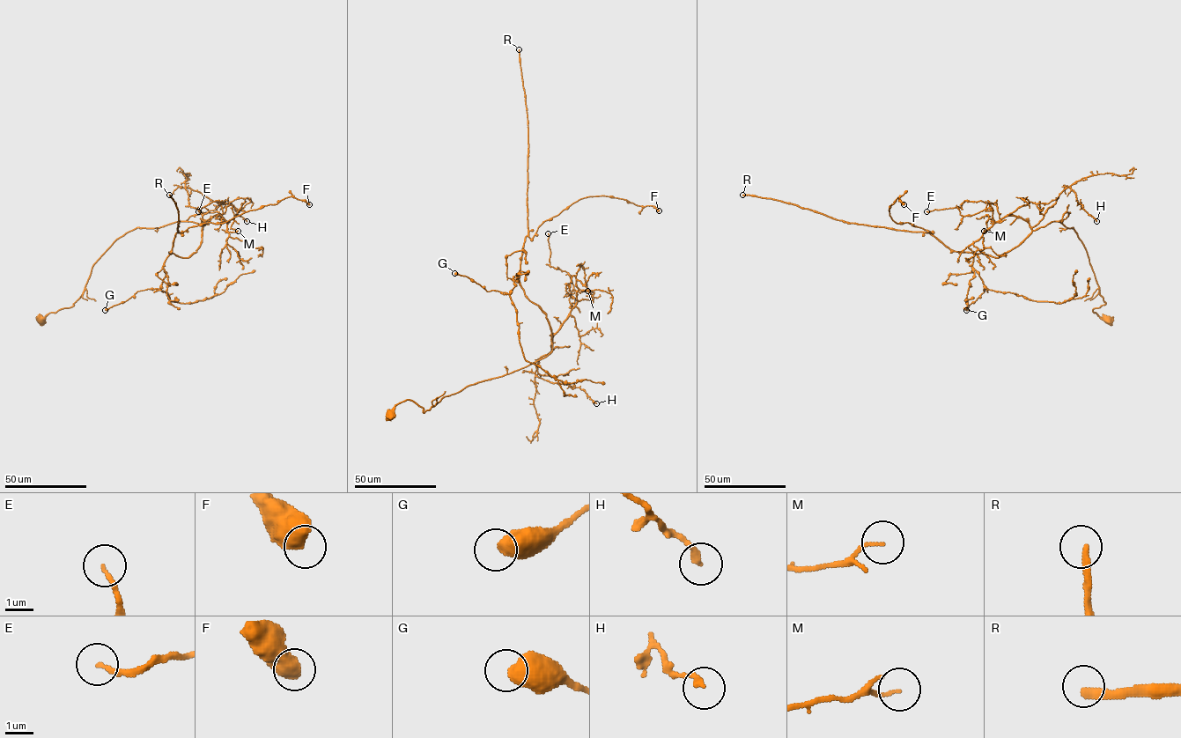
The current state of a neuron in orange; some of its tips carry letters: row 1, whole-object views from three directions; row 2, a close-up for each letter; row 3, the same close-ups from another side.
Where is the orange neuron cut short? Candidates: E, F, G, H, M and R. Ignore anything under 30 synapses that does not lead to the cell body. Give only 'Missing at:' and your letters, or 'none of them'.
Missing at: R

